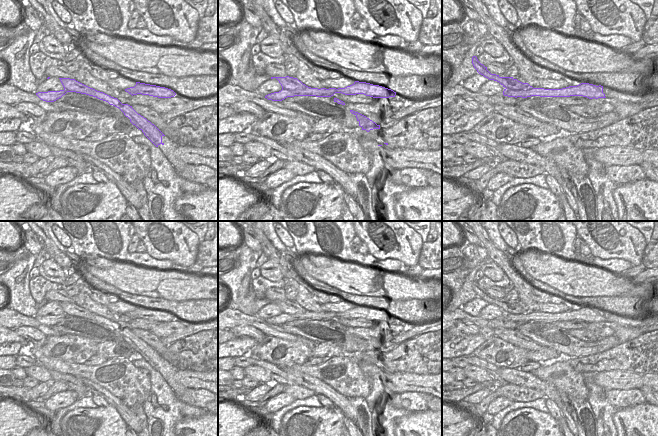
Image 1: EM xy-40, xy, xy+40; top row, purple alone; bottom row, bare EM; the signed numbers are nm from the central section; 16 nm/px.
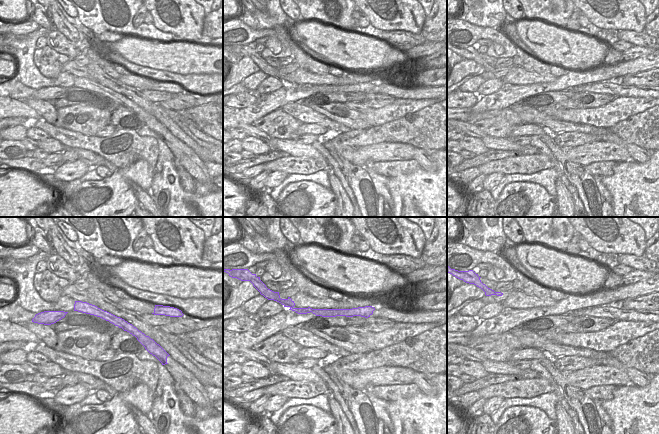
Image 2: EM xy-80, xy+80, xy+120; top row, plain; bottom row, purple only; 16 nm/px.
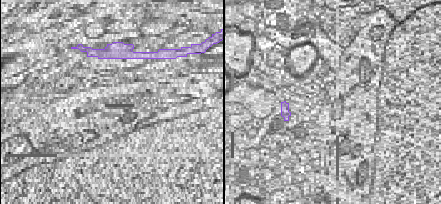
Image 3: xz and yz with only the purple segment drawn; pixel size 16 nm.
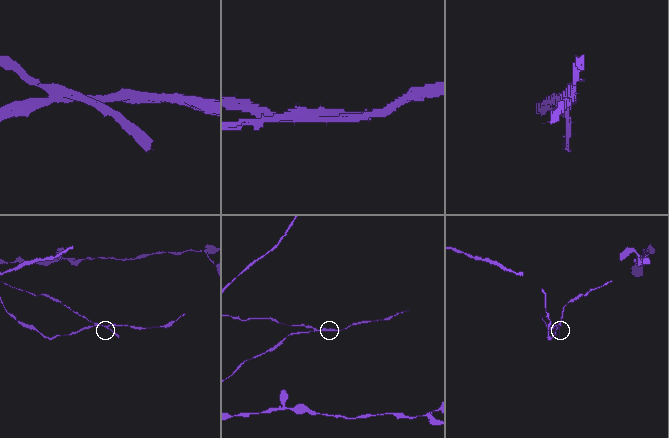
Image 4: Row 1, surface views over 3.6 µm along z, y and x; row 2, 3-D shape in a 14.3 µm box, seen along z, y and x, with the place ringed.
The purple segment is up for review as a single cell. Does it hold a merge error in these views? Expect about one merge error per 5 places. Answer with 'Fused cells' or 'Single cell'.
Fused cells

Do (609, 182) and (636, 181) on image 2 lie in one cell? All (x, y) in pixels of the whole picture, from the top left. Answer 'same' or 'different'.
same

